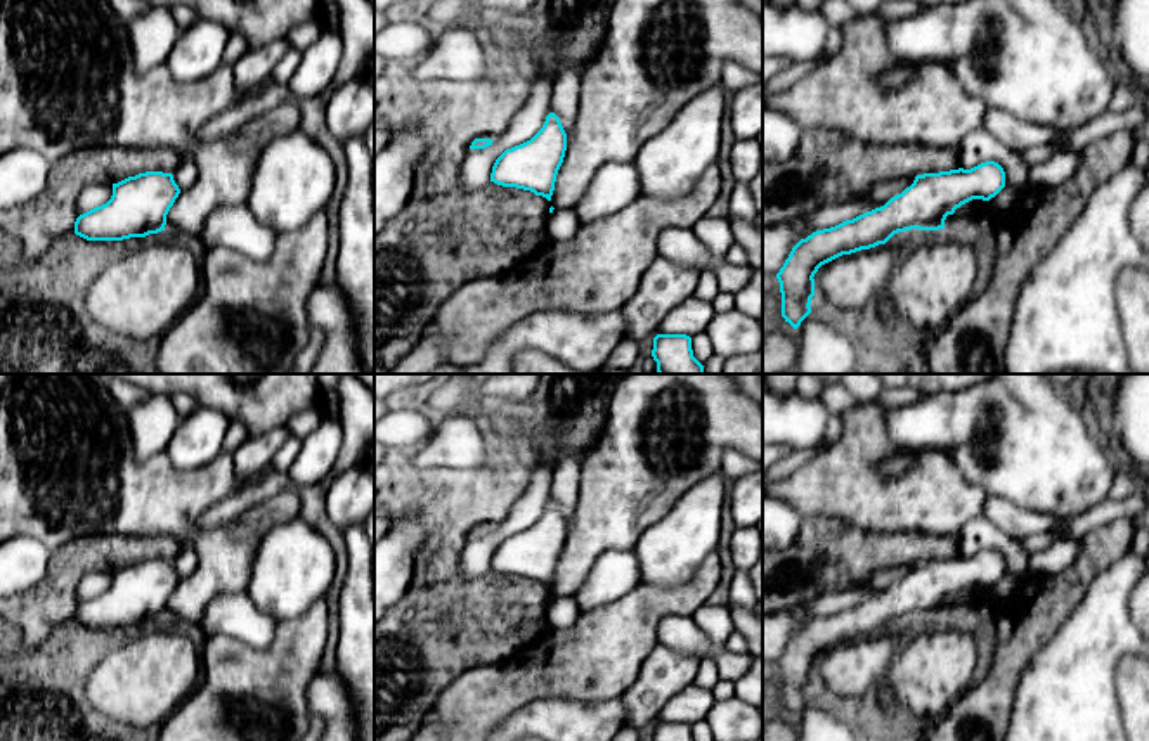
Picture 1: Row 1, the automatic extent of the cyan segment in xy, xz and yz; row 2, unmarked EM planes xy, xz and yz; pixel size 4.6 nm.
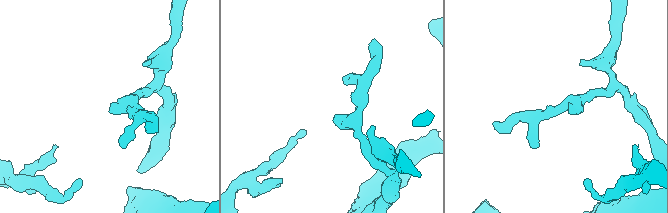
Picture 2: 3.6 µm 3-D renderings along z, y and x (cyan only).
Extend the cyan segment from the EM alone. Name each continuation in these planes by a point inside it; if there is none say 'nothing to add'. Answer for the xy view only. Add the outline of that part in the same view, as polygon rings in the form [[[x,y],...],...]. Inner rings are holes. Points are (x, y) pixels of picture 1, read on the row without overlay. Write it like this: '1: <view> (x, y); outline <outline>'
1: xy (179, 605); outline [[[177,585],[173,594],[166,602],[165,618],[173,622],[179,627],[189,627],[191,620],[191,587],[189,585]]]

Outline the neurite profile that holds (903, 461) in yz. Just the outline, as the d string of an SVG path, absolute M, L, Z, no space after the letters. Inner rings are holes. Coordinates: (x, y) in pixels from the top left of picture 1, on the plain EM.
M903 447L899 452L882 461L877 467L877 473L882 478L898 478L906 474L915 466L917 450L919 448Z

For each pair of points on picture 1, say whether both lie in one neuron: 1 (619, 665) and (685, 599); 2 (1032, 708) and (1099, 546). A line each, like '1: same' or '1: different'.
1: same
2: different

